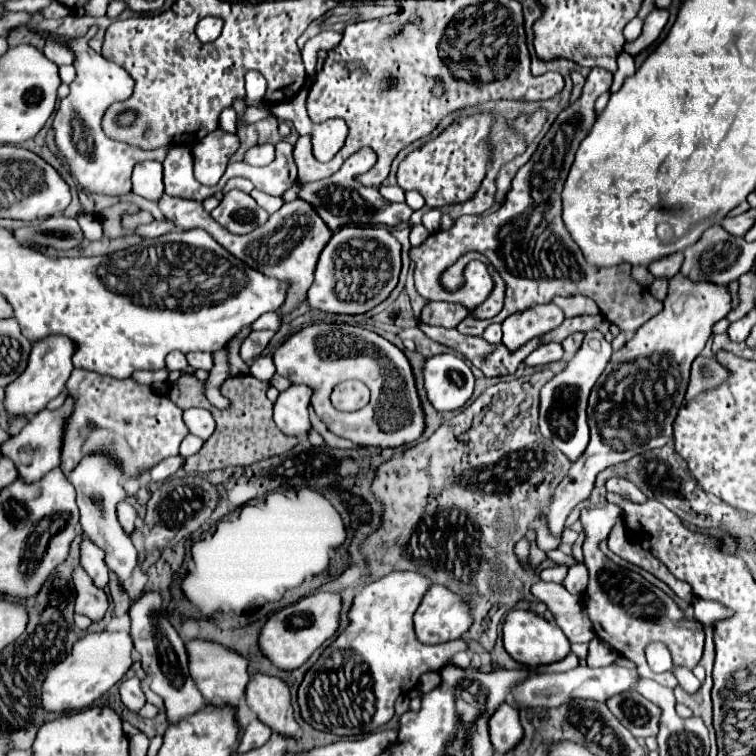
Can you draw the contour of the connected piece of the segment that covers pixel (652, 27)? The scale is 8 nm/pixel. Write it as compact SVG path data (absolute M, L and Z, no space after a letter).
M654 8L644 20L641 35L633 42L624 45L624 51L636 56L655 42L669 19L668 10Z

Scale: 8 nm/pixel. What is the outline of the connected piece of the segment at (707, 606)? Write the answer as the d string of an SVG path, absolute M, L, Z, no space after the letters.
M693 601L693 609L695 609L695 619L699 623L709 623L709 625L733 613L731 609L725 609L723 605L717 605L715 601Z

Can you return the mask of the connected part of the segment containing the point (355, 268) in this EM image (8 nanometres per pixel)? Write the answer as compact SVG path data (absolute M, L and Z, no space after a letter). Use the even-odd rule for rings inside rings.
M385 226L341 227L337 229L323 249L315 281L309 295L309 305L327 313L367 313L381 301L385 301L399 281L401 271L401 243ZM369 235L369 241L367 241ZM371 243L371 249L367 249ZM359 251L359 253L357 253Z

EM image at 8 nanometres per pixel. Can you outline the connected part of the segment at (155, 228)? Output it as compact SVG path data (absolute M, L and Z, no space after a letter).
M165 219L163 223L149 223L149 225L143 225L141 229L135 229L133 233L141 235L141 237L161 237L161 235L169 233L173 227L175 227L175 225L173 225L169 219Z

